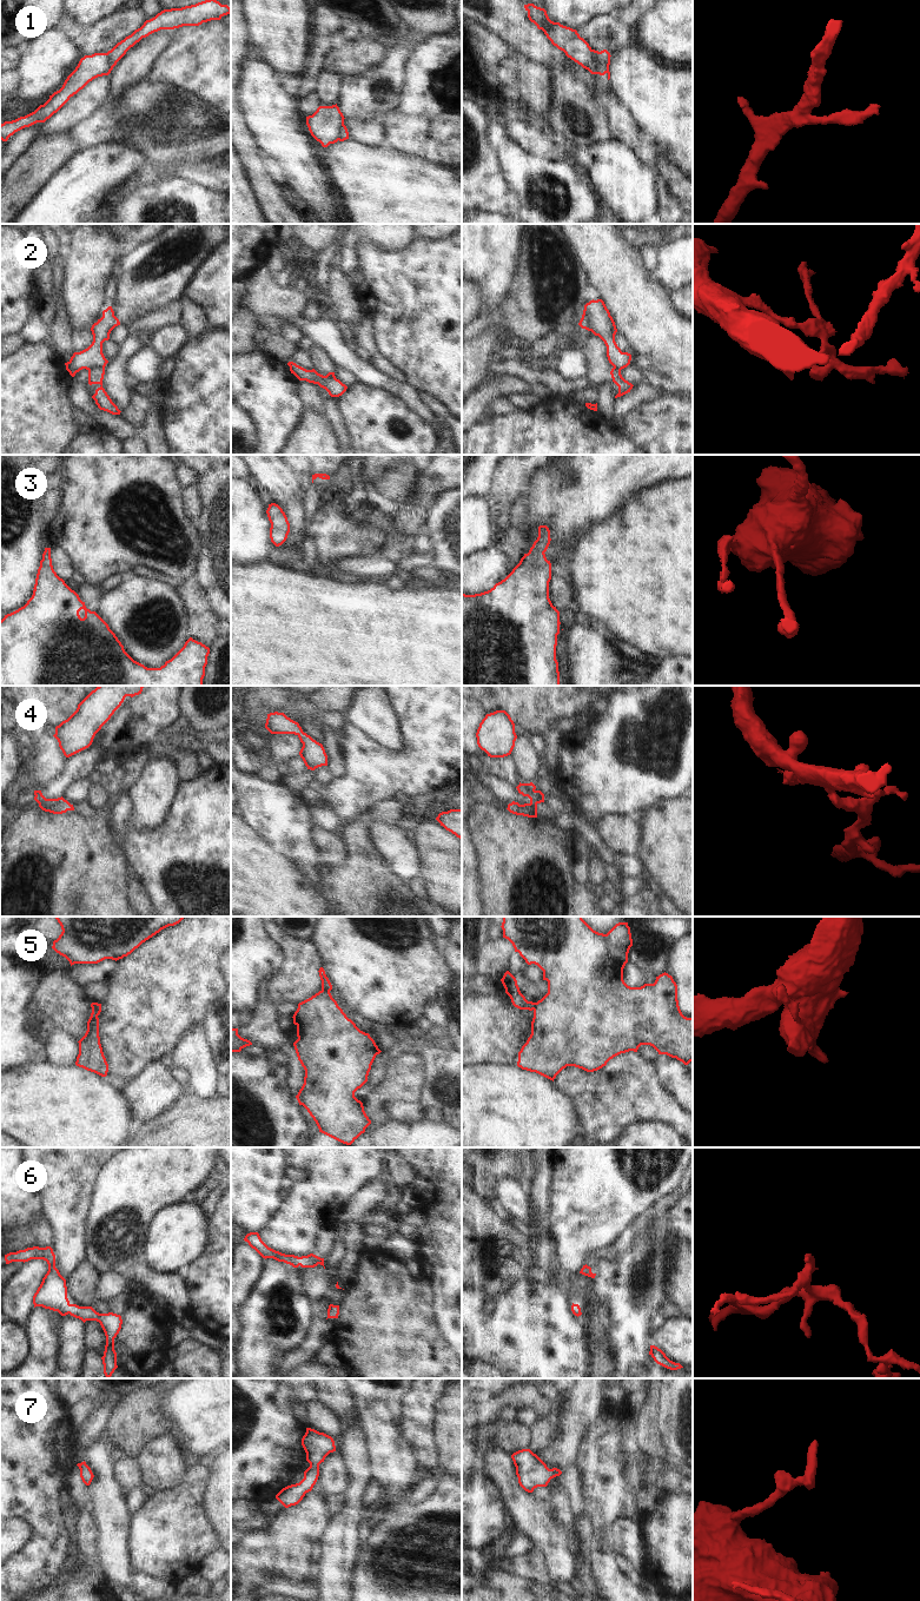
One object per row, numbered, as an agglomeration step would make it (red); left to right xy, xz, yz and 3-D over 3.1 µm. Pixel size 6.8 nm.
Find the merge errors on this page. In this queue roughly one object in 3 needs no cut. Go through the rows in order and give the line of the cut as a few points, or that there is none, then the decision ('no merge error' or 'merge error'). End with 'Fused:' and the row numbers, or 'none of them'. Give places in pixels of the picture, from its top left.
1: cut in yz along (590, 50), (599, 73); merge error
2: cut in xy along (104, 368), (91, 368), (88, 370); merge error
3: no cut; no merge error
4: no cut; no merge error
5: cut in xy along (92, 1007), (97, 1016); merge error
6: no cut; no merge error
7: no cut; no merge error
Fused: 1, 2, 5

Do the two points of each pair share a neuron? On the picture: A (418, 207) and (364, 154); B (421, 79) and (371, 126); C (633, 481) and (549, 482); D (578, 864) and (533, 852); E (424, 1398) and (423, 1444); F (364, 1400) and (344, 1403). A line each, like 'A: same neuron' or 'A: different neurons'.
A: same neuron
B: different neurons
C: same neuron
D: different neurons
E: same neuron
F: different neurons

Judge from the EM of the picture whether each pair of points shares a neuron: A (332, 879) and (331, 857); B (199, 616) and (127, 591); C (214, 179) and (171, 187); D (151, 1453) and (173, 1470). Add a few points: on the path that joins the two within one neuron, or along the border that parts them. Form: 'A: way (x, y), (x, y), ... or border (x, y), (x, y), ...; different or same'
A: border (342, 840), (345, 858), (329, 866); different
B: border (186, 615), (191, 636); different
C: border (169, 172), (218, 191); different
D: way (157, 1459), (167, 1468); same

